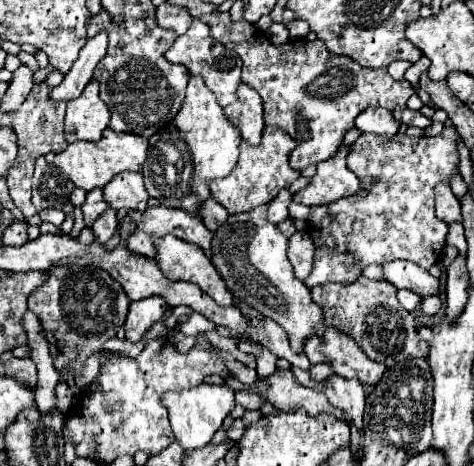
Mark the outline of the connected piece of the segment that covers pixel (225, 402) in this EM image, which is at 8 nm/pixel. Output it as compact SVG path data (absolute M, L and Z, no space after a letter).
M199 384L187 390L165 393L162 402L169 411L169 422L171 422L177 444L183 450L195 450L195 448L207 446L215 436L215 432L221 428L223 418L235 406L235 392L229 386Z

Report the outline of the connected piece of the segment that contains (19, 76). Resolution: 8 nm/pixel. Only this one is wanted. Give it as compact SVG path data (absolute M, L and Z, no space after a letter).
M21 64L15 72L13 72L13 80L9 84L7 94L3 96L1 102L1 110L17 110L21 106L21 102L27 98L27 94L33 88L33 70L25 64Z

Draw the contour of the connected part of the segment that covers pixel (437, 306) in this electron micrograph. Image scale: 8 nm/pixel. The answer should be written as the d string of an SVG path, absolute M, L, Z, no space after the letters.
M429 296L429 298L423 298L421 300L421 310L423 310L423 314L427 314L427 316L433 316L433 314L437 314L439 310L441 310L441 300L439 298L435 298L435 296Z

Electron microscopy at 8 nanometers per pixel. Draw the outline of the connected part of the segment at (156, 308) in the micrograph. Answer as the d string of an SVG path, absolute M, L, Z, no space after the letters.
M149 296L147 300L131 302L127 322L125 322L125 336L129 342L139 342L141 336L163 318L167 310L167 302L161 296Z

